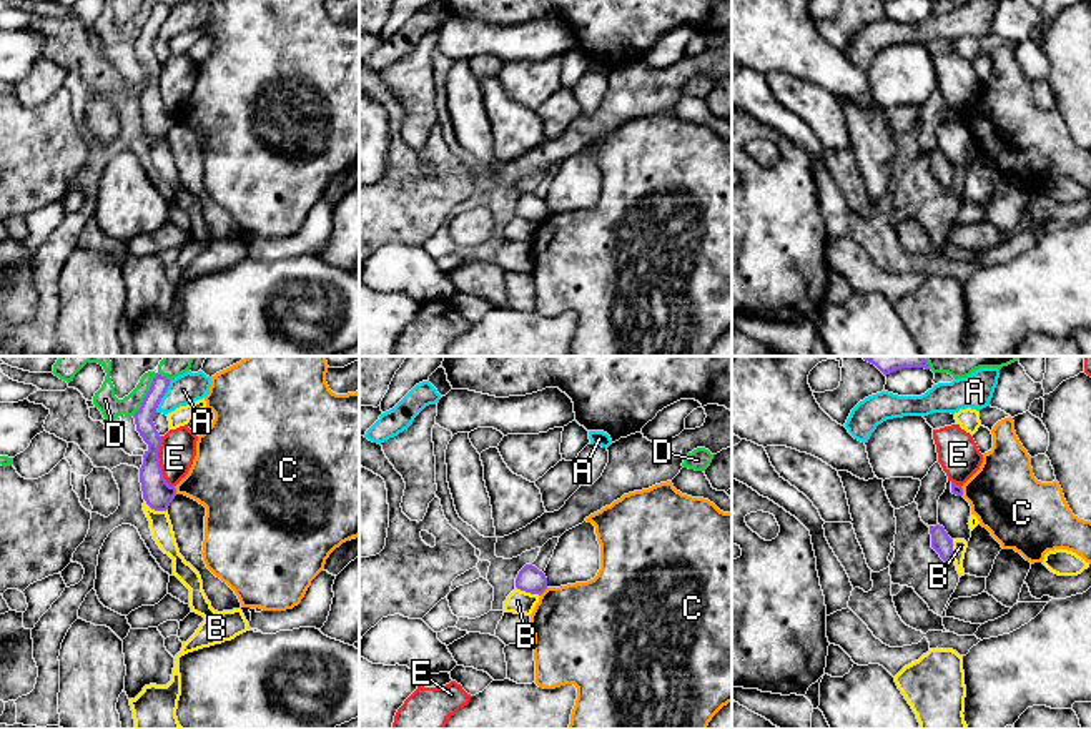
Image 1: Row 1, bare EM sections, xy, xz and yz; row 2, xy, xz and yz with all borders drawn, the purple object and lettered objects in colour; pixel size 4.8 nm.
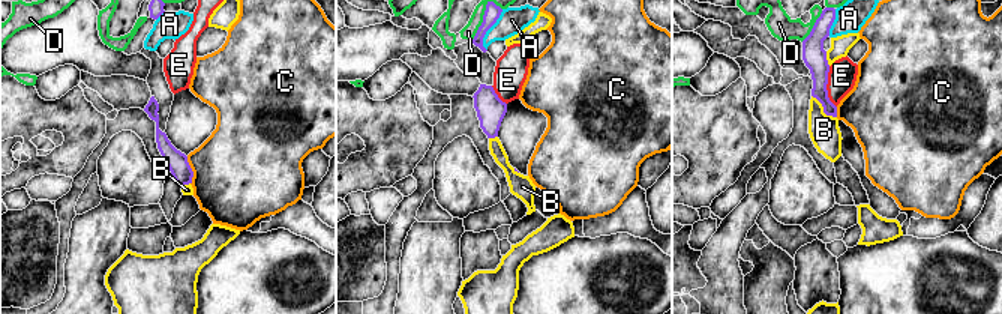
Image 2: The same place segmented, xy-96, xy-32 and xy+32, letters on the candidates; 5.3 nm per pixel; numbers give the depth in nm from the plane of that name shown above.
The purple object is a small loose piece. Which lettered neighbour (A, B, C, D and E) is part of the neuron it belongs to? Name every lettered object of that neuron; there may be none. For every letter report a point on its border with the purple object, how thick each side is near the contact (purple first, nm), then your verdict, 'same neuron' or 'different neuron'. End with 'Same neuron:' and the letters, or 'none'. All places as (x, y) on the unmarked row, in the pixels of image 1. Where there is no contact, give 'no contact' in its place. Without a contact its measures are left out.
A: meets purple in xy at (163, 22); 100 nm thick on the purple side, 150 nm on the other; different neuron
B: meets purple in xy at (155, 137); 140 nm thick on the purple side, 110 nm on the other; different neuron
C: meets purple in xy at (175, 117); 140 nm thick on the purple side, 340 nm on the other; different neuron
D: meets purple in xy at (150, 15); 100 nm thick on the purple side, 110 nm on the other; different neuron
E: meets purple in xy at (158, 90); 140 nm thick on the purple side, 180 nm on the other; same neuron
Same neuron: E

